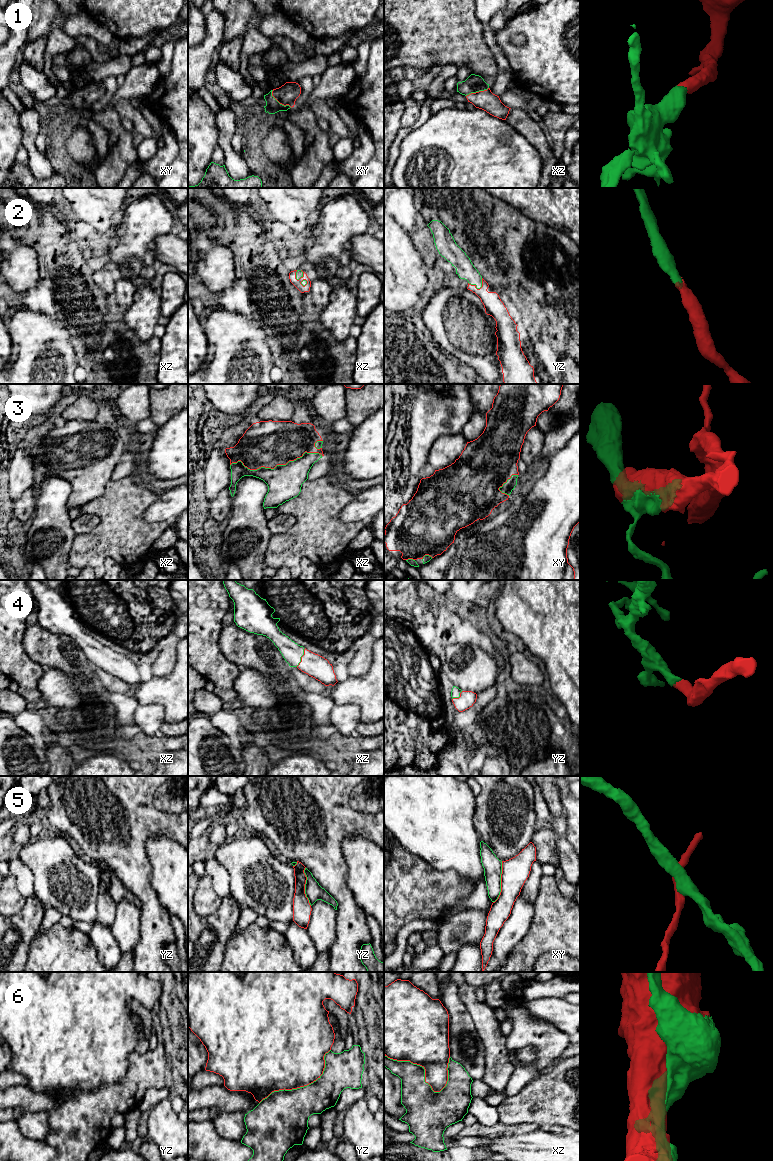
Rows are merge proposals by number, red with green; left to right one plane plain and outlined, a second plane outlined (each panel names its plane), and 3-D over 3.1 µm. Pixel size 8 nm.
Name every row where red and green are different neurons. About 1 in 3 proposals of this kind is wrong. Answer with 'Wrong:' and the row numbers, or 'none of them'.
Wrong: 5, 6

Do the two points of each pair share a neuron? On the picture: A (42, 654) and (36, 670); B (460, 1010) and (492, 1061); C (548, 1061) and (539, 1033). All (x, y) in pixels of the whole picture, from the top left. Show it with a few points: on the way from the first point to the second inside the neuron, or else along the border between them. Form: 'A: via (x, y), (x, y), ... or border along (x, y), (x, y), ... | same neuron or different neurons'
A: border along (23, 645), (26, 652), (43, 666) | different neurons
B: border along (475, 1027), (484, 1047), (484, 1073) | different neurons
C: via (548, 1054), (548, 1042), (545, 1039) | same neuron

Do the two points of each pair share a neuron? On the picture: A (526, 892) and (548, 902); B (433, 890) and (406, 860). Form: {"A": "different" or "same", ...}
{"A": "different", "B": "same"}

